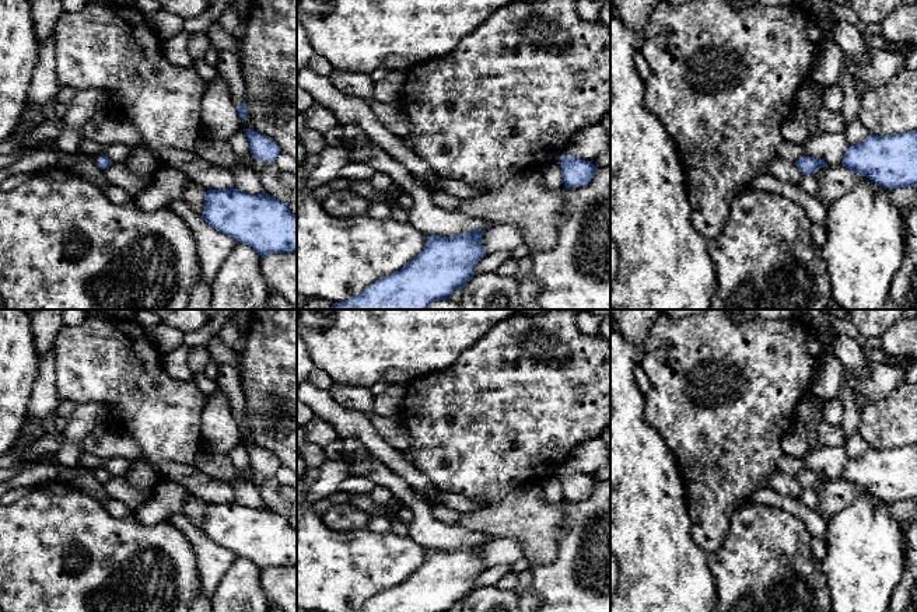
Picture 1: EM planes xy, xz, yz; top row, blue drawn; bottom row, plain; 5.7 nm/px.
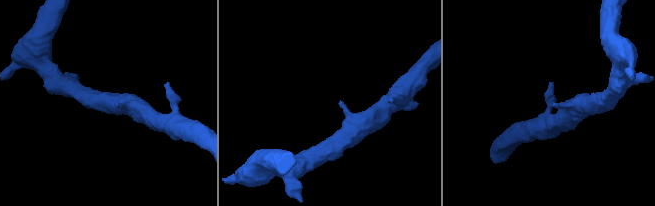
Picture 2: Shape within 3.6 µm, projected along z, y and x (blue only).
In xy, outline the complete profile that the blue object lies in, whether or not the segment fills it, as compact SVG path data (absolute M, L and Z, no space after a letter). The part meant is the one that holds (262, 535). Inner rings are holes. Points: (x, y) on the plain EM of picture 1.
M237 501L209 503L202 532L237 556L252 560L260 570L297 564L297 529L290 520L267 508L251 508Z

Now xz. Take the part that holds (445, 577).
M486 542L454 550L427 549L426 560L416 571L351 612L449 612L475 590L476 578L487 569L482 559Z

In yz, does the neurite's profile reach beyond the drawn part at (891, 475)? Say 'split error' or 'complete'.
complete

